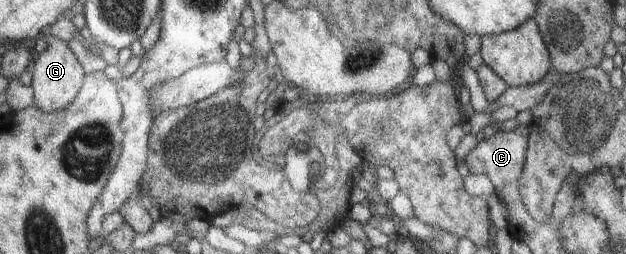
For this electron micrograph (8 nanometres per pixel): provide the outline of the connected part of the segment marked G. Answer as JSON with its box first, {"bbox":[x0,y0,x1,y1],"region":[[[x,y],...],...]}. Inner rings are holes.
{"bbox":[31,35,87,113],"region":[[[45,35],[45,37],[47,48],[33,60],[31,85],[35,92],[35,106],[49,113],[67,108],[78,97],[87,74],[82,62],[79,62],[78,56],[69,46],[69,42],[63,42],[61,38],[55,38],[55,36]]]}

